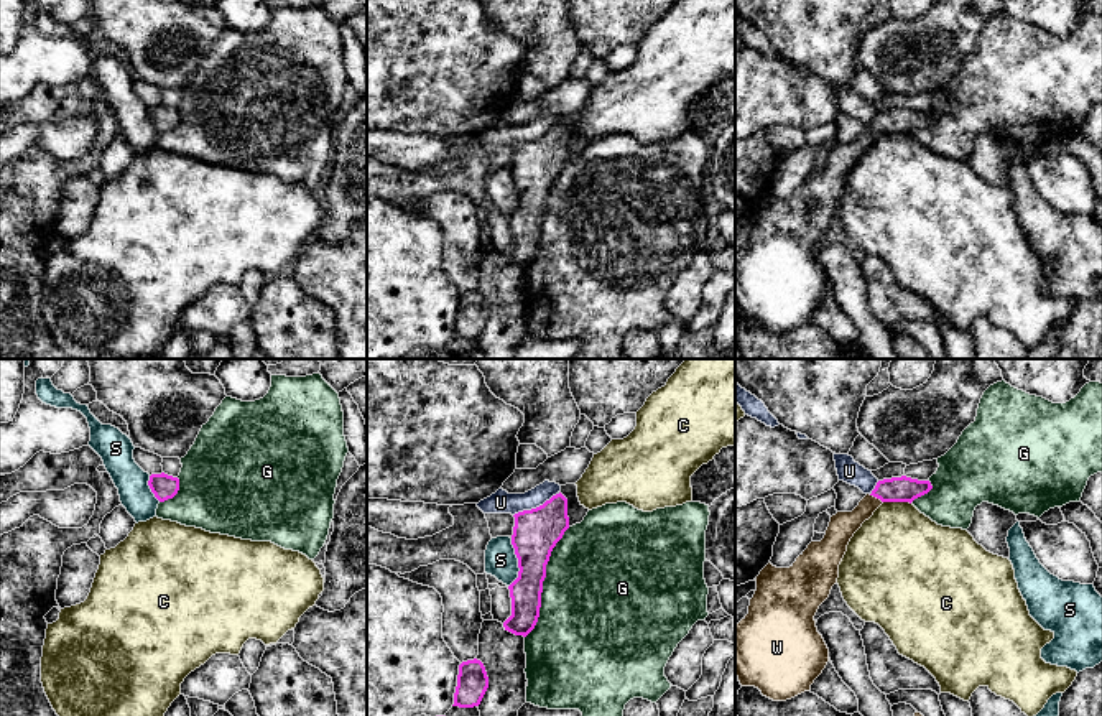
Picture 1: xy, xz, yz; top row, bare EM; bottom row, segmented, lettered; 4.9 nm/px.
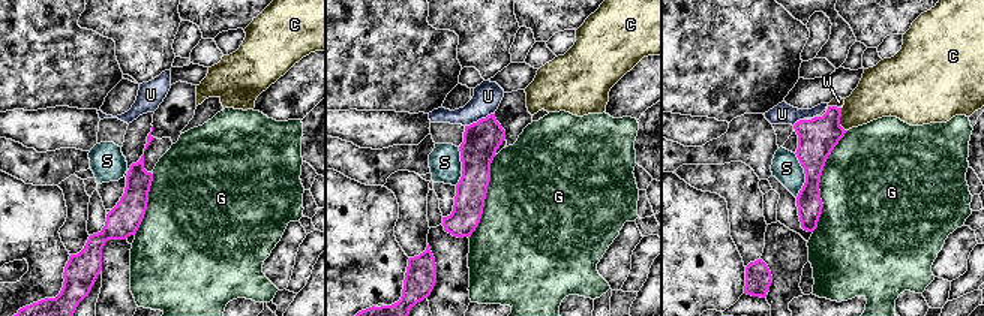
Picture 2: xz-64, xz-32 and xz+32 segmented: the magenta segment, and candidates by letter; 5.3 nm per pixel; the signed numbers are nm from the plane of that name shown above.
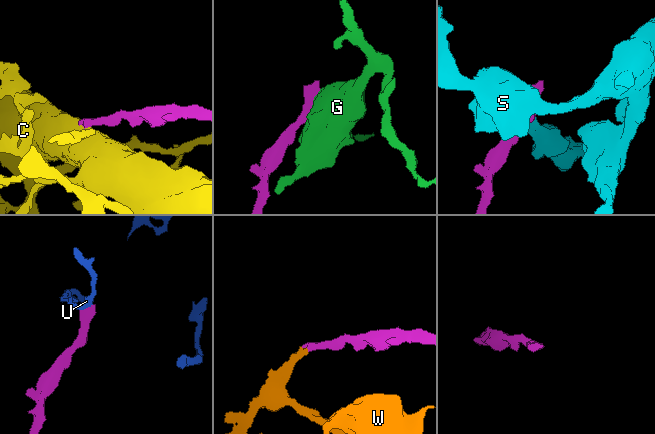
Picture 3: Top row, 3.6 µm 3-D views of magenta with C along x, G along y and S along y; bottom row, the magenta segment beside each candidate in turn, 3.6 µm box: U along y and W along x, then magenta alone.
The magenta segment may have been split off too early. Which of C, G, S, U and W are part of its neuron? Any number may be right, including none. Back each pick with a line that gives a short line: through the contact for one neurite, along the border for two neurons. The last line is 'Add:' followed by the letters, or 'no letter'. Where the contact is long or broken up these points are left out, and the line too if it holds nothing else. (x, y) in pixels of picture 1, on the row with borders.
W: line yz (897, 489), (875, 496), (851, 522), (842, 525)
Add: W

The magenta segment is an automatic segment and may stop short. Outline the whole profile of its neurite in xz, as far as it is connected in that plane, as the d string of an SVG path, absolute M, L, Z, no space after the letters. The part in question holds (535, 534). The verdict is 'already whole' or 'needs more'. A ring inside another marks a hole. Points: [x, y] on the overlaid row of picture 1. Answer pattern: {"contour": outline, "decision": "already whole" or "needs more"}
{"contour": "M559 492L543 505L513 517L512 545L520 571L508 586L512 616L503 627L515 635L526 637L539 617L543 581L551 551L569 528L567 499Z", "decision": "already whole"}

